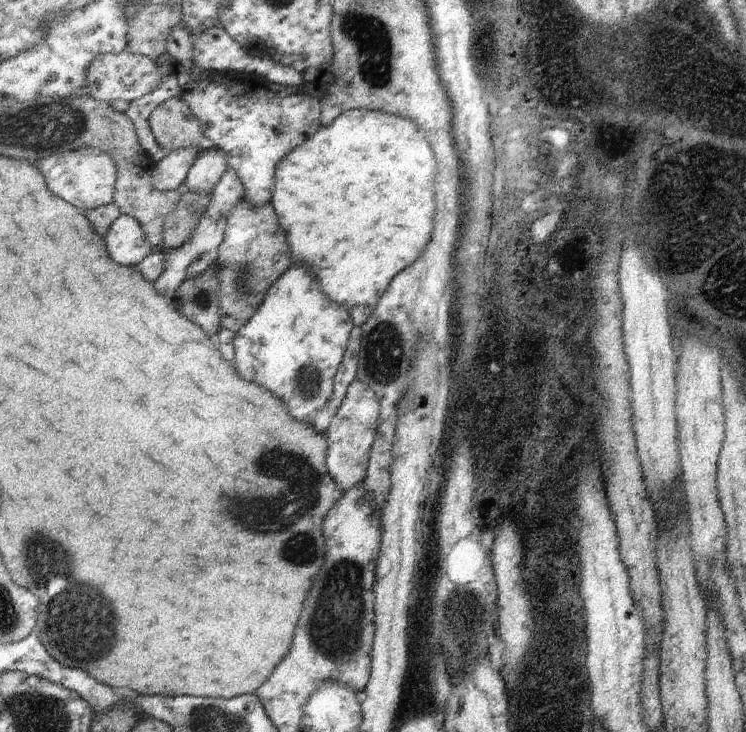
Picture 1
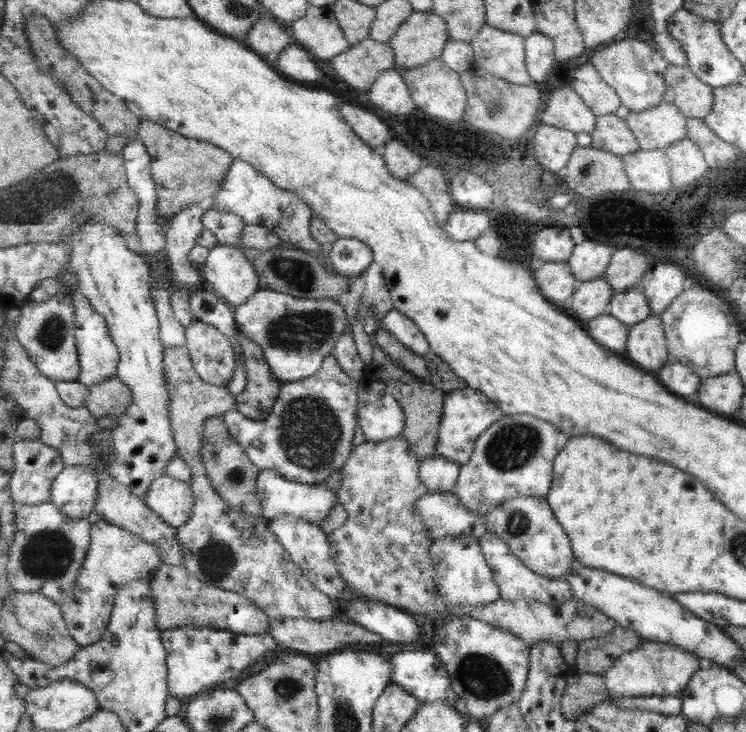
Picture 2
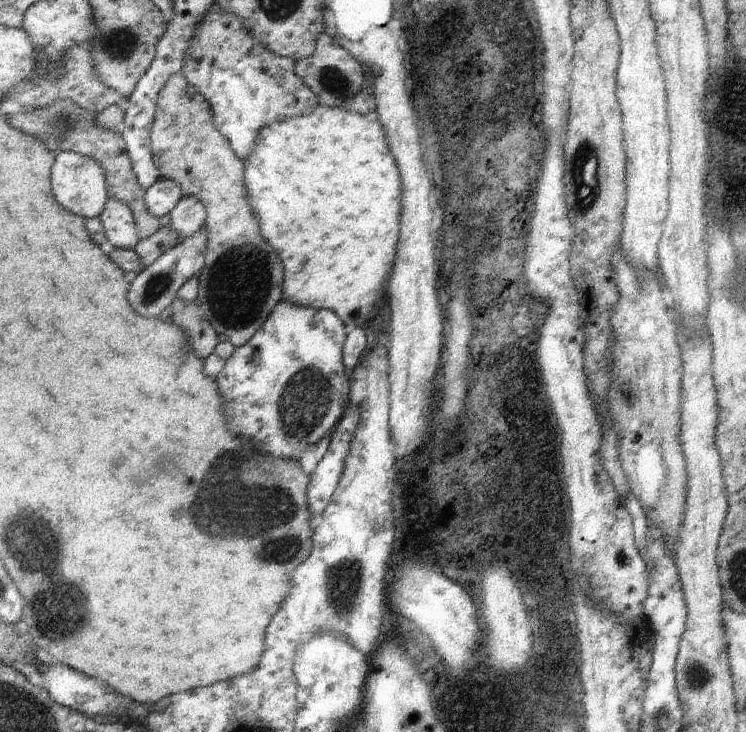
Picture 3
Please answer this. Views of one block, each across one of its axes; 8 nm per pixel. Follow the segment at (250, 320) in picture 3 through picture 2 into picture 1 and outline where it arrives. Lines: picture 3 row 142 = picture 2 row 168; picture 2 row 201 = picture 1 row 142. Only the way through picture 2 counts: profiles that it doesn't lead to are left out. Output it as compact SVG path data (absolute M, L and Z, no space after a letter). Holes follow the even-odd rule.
M182 96L161 104L152 113L150 126L158 144L171 152L186 147L199 148L200 154L211 150L201 121Z

